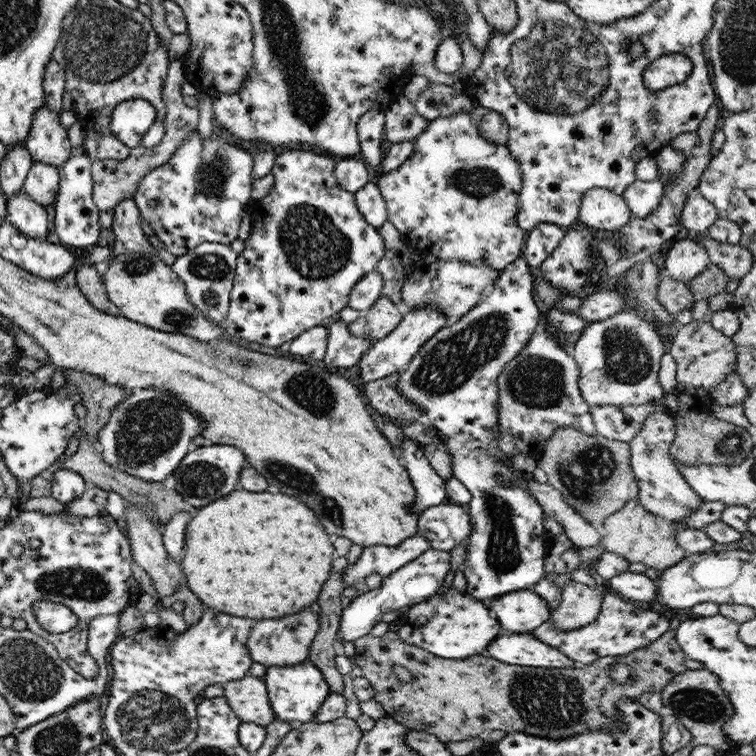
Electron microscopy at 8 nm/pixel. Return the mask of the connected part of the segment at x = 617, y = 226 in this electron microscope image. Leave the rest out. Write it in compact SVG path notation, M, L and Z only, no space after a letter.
M592 188L579 202L577 220L590 226L591 230L617 233L630 219L631 211L623 196L614 195L610 190Z

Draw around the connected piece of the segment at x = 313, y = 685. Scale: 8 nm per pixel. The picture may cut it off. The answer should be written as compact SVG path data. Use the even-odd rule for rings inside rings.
M311 661L295 666L270 666L262 678L266 684L270 704L277 720L285 722L308 723L314 720L316 712L327 699L331 691L325 682L322 672Z

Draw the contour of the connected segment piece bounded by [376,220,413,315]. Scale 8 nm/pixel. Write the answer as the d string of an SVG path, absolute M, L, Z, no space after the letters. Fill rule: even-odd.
M386 220L382 225L378 232L385 241L385 250L384 256L376 264L376 271L382 275L384 281L384 296L388 296L387 298L390 298L396 309L404 315L409 312L409 307L403 302L402 286L404 286L407 268L413 259L407 247L403 246L406 242L402 240L400 232L396 230L392 222Z

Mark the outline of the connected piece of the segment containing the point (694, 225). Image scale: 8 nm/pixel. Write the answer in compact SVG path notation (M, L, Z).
M701 195L687 198L680 220L688 231L704 233L718 218L716 208Z

